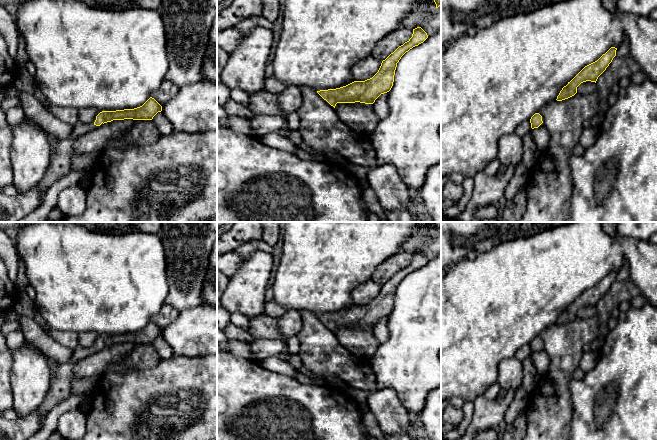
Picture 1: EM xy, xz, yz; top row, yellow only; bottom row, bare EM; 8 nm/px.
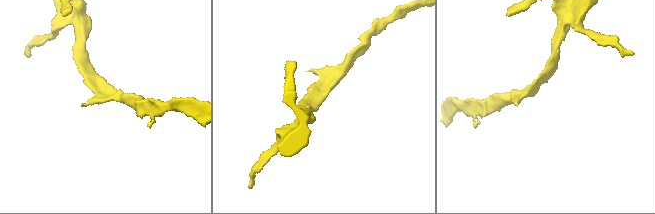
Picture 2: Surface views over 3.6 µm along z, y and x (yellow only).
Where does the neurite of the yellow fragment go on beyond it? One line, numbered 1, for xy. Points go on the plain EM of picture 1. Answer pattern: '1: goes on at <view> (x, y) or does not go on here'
1: goes on at xy (60, 385)

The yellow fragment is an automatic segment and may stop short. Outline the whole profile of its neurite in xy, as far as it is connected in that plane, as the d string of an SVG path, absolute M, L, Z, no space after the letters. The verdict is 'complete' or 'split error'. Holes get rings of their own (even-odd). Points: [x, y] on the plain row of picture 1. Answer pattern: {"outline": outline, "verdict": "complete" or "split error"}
{"outline": "M150 321L142 330L134 333L100 335L91 347L78 345L68 362L60 364L51 378L50 389L41 406L25 418L7 420L0 415L0 440L27 440L41 428L41 416L48 414L58 403L71 394L71 382L75 364L87 356L113 344L152 344L162 335L162 330Z", "verdict": "split error"}

